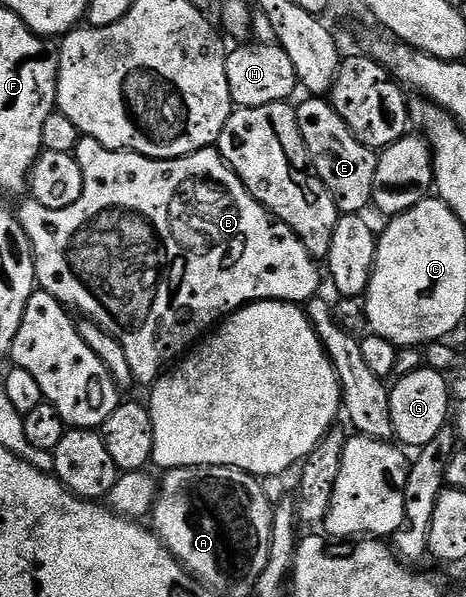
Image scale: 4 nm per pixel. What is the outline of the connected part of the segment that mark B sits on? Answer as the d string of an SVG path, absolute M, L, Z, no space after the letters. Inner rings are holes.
M80 136L77 160L83 172L83 194L81 199L77 199L77 203L54 211L46 209L43 205L35 205L32 209L30 204L18 206L17 209L18 216L22 218L25 227L25 235L29 235L35 252L37 285L42 292L53 295L68 310L76 314L79 312L80 318L97 323L109 335L113 335L113 339L117 339L117 343L125 347L129 367L133 367L133 375L140 386L142 384L144 387L154 385L176 358L186 354L208 330L218 326L236 309L241 309L251 304L252 301L306 303L320 296L320 262L312 257L310 251L303 246L303 240L285 222L275 220L265 206L253 199L245 183L241 183L234 169L219 154L218 148L202 149L196 153L190 153L188 157L174 157L172 161L156 161L155 158L146 157L140 153L107 149L101 143L97 143L97 139ZM30 208L35 211L35 221L27 217L31 213Z

